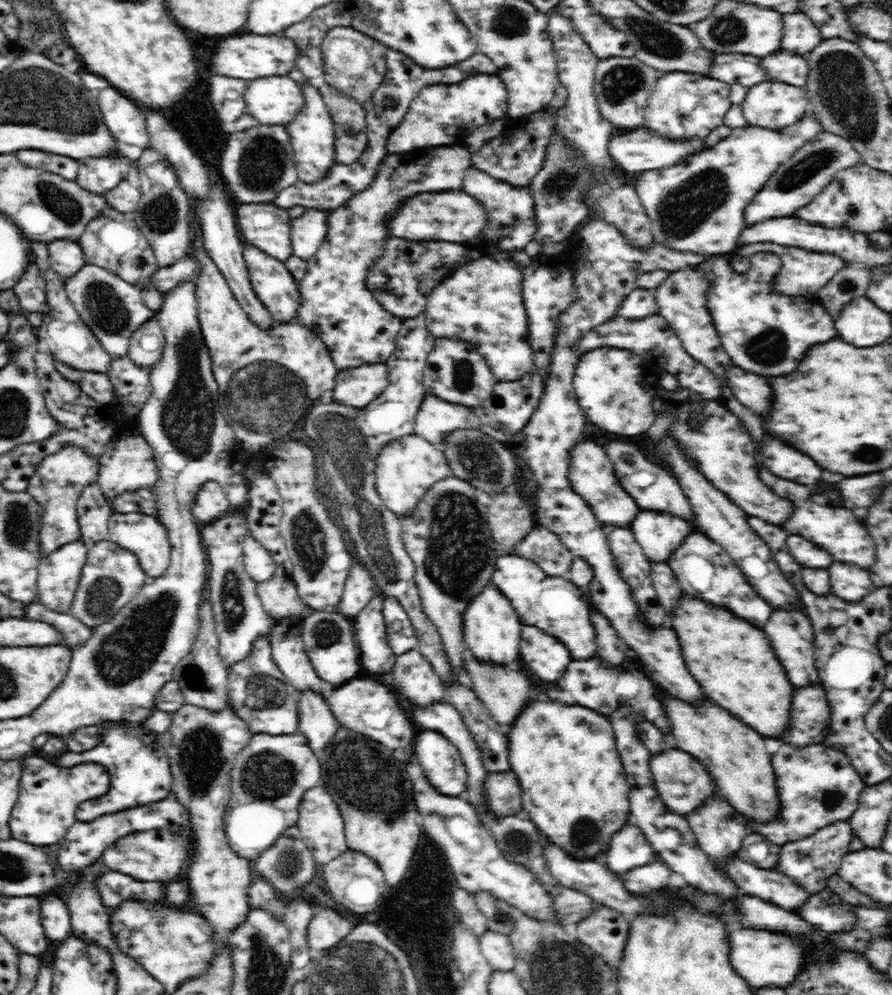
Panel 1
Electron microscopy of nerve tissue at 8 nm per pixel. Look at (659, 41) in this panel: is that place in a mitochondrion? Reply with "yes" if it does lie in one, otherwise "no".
yes

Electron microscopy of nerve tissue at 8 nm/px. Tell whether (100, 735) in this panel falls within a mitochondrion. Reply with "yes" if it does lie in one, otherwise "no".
no

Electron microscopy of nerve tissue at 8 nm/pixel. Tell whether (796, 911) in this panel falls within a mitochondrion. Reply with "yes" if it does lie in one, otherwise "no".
no

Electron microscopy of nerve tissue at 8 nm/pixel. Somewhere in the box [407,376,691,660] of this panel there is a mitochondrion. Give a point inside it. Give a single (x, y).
(457, 550)

